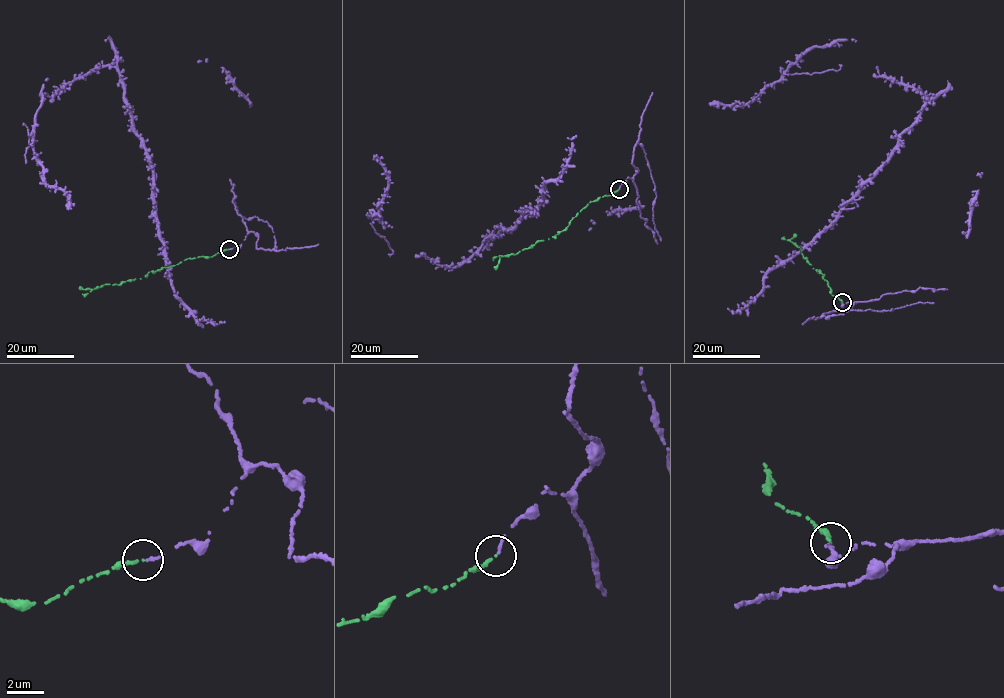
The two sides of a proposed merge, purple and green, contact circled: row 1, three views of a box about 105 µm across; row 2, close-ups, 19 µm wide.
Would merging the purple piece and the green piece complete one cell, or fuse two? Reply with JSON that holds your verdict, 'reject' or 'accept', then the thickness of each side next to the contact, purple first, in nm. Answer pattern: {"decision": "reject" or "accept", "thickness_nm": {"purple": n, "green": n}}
{"decision": "accept", "thickness_nm": {"purple": 180, "green": 200}}

